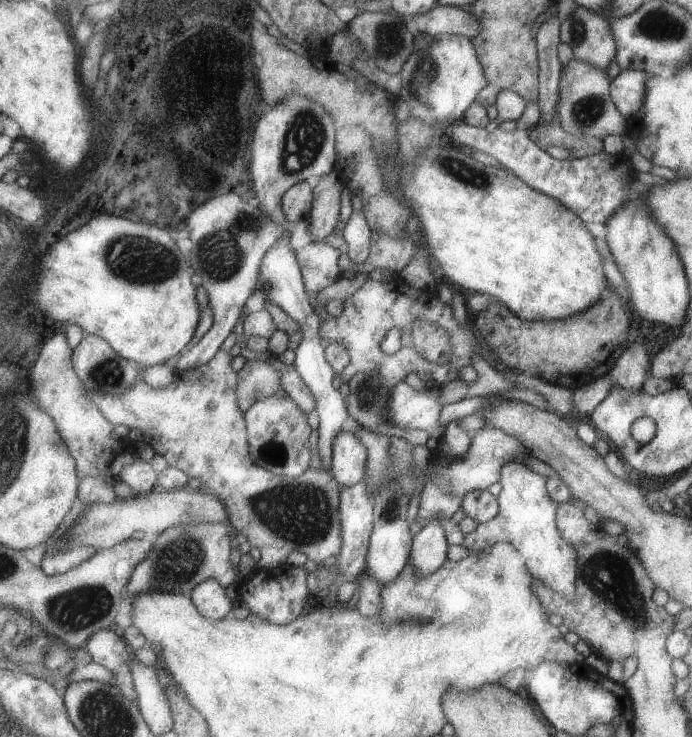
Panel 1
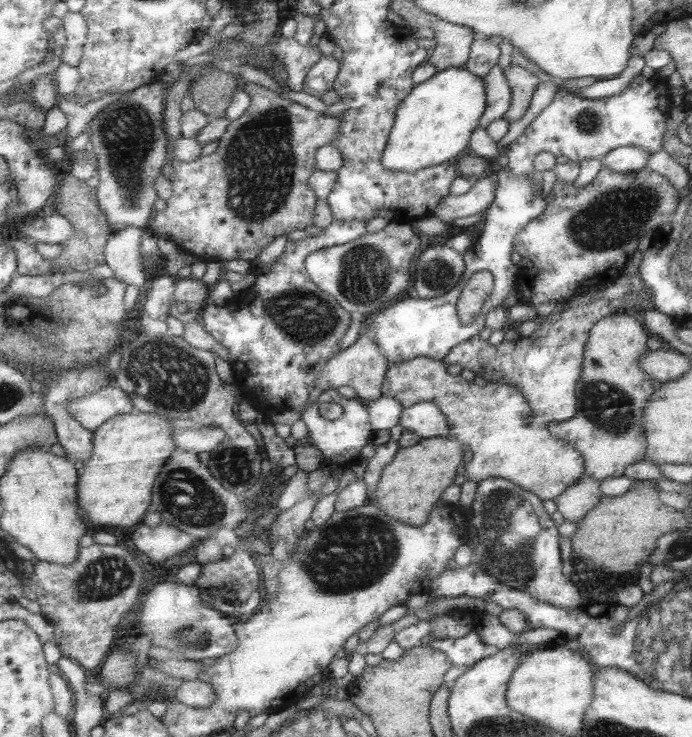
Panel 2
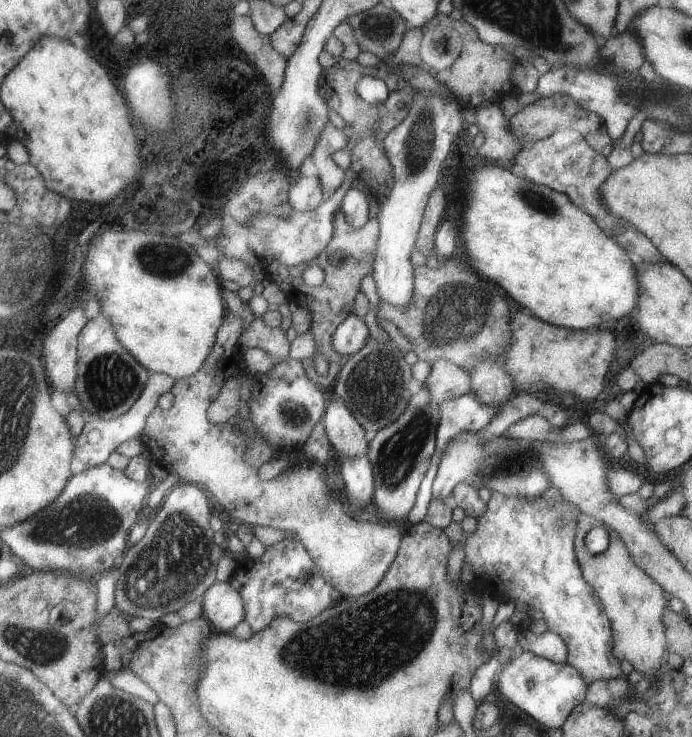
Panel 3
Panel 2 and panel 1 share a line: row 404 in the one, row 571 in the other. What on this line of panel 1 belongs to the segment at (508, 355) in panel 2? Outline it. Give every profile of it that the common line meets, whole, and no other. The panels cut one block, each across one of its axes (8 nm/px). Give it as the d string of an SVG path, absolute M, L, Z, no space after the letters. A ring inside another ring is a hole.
M517 461L503 464L500 476L500 513L492 521L480 524L477 530L466 534L463 545L469 550L484 551L500 542L511 543L524 555L537 583L549 585L555 596L575 601L578 572L576 550L561 536L556 526L557 503L547 492L548 477Z

